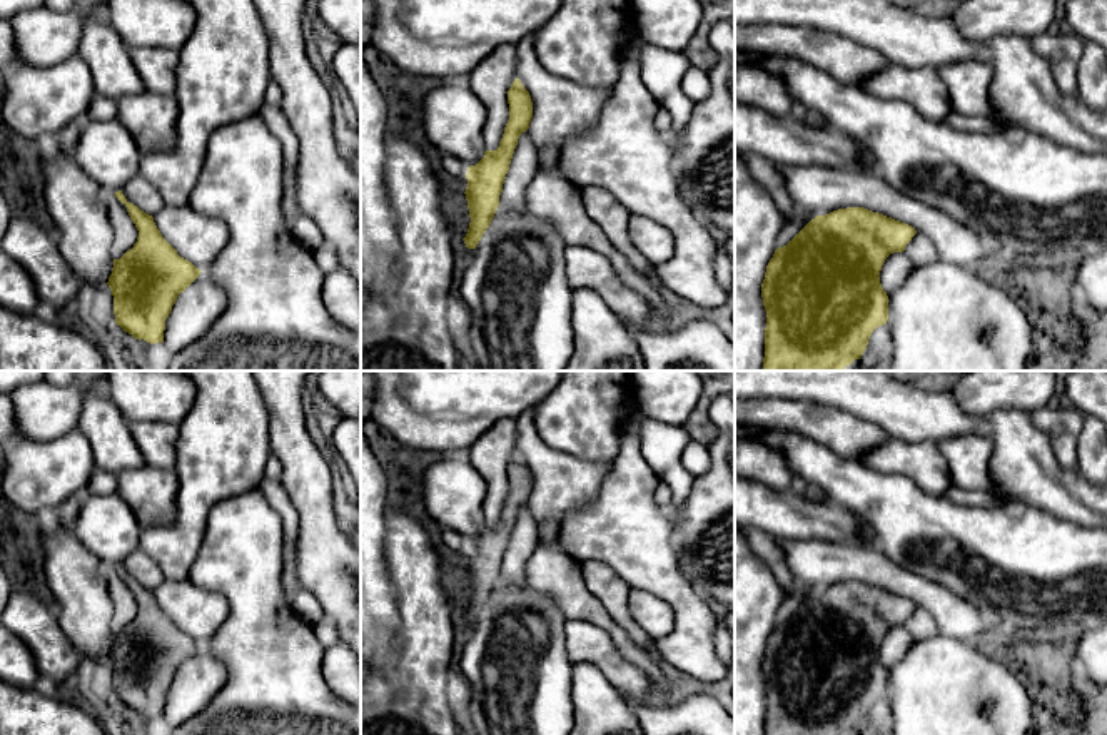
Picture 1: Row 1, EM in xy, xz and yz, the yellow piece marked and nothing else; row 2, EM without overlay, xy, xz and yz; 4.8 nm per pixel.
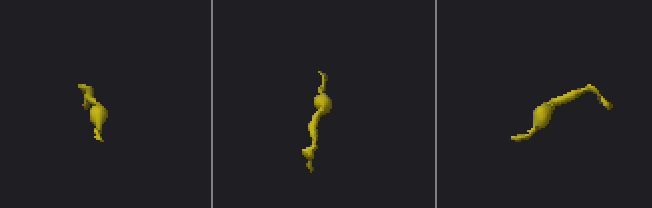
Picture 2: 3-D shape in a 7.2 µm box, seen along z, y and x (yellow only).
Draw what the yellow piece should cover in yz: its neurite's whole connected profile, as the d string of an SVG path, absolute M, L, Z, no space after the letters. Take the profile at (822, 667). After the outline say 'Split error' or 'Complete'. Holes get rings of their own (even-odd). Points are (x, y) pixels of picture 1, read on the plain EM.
M863 581L838 583L811 593L770 633L761 658L766 685L763 735L855 735L867 723L872 707L888 695L888 670L880 645L893 626L903 626L917 605L900 595Z. Complete

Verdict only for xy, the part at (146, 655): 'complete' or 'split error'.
complete

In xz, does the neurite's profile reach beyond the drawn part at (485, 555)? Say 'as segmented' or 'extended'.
as segmented

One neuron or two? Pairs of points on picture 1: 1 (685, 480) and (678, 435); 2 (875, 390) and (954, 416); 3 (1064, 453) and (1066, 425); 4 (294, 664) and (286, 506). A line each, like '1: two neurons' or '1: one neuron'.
1: one neuron
2: one neuron
3: one neuron
4: two neurons

